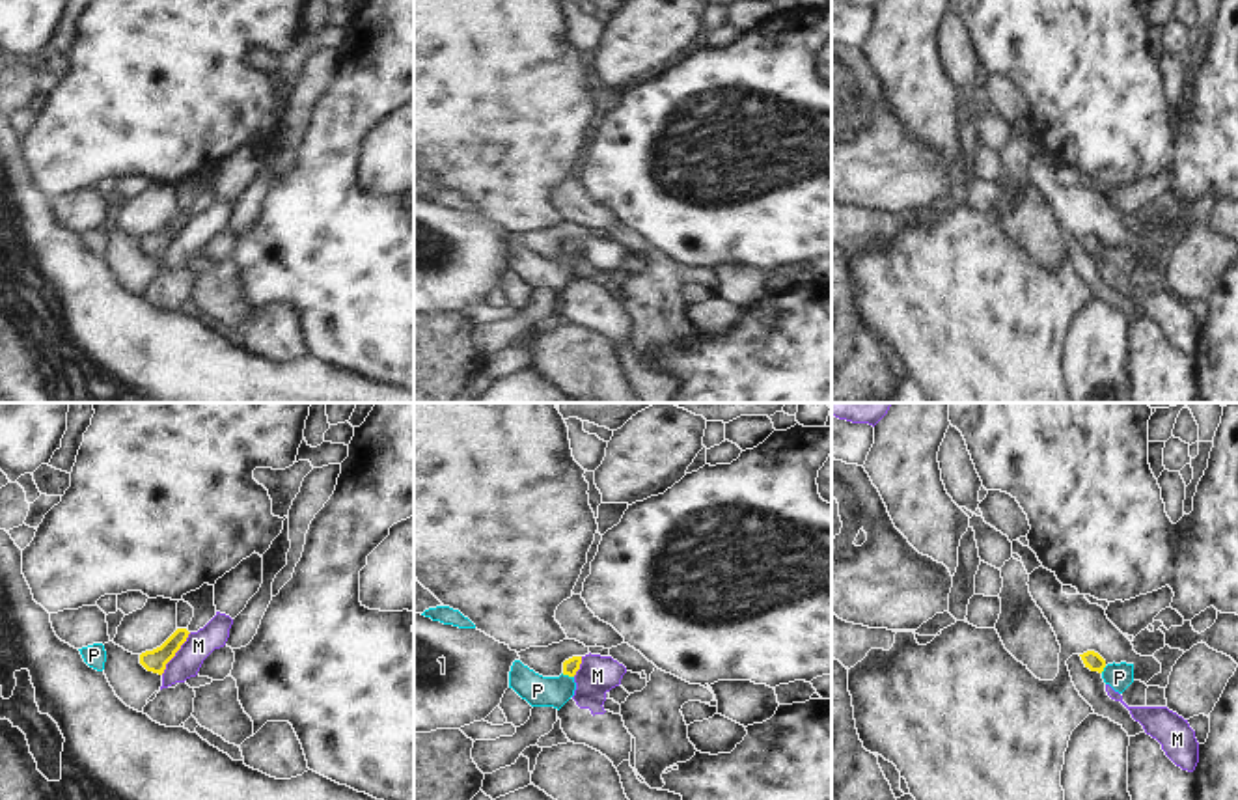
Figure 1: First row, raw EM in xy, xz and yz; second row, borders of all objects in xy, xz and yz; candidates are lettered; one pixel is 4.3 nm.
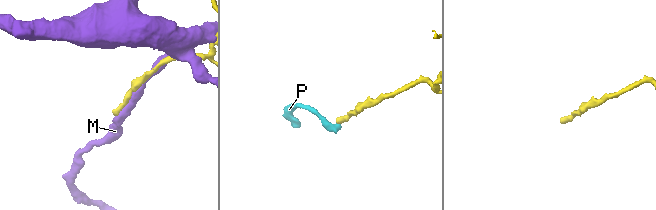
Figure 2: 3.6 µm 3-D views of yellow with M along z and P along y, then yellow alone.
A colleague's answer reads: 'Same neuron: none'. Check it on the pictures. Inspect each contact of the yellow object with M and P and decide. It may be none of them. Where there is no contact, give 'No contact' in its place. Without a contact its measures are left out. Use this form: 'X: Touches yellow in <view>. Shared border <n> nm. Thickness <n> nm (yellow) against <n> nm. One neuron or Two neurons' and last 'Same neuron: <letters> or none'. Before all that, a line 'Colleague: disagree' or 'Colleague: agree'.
Colleague: disagree
M: Touches yellow in xy. Shared border 220 nm. Thickness 100 nm (yellow) against 120 nm. Two neurons
P: Touches yellow in xz. Shared border 60 nm. Thickness 70 nm (yellow) against 140 nm. One neuron
Same neuron: P.

